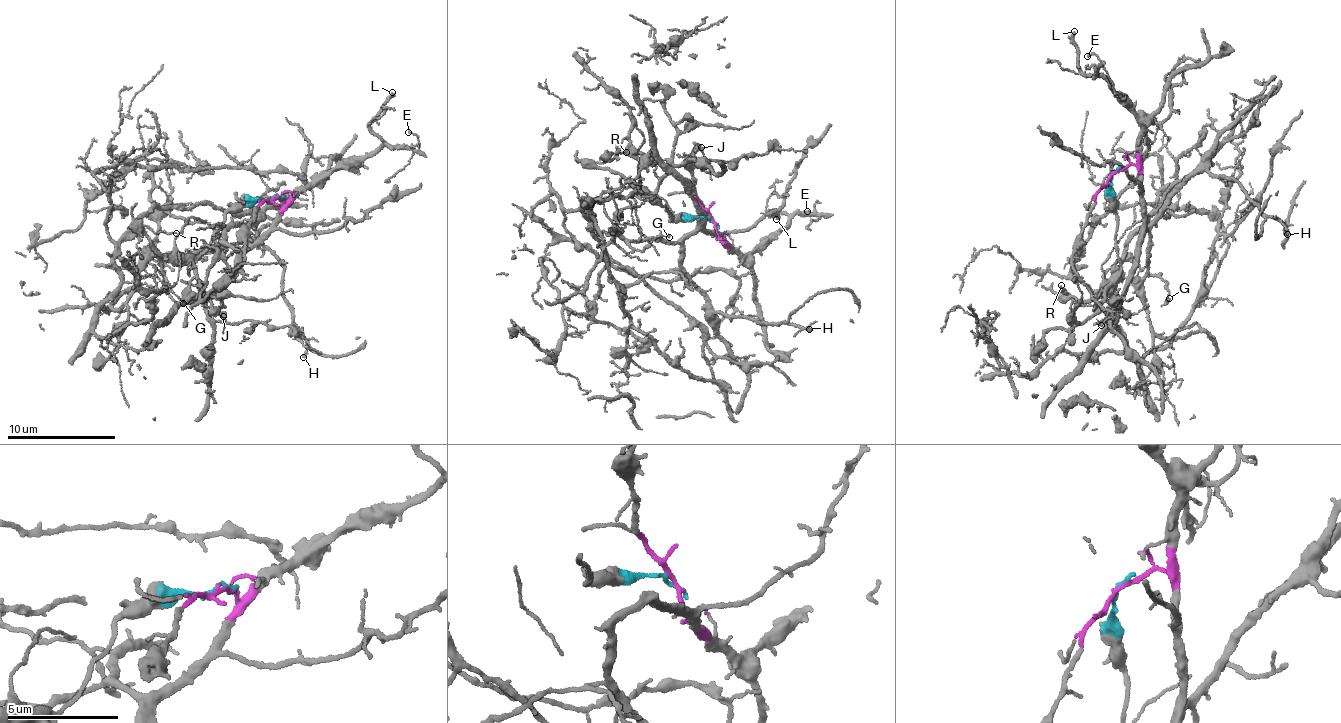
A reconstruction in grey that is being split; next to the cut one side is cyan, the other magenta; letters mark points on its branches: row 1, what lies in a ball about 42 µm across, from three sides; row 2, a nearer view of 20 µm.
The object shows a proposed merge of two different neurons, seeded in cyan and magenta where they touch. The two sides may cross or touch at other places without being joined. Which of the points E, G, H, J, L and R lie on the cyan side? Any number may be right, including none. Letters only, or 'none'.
R

